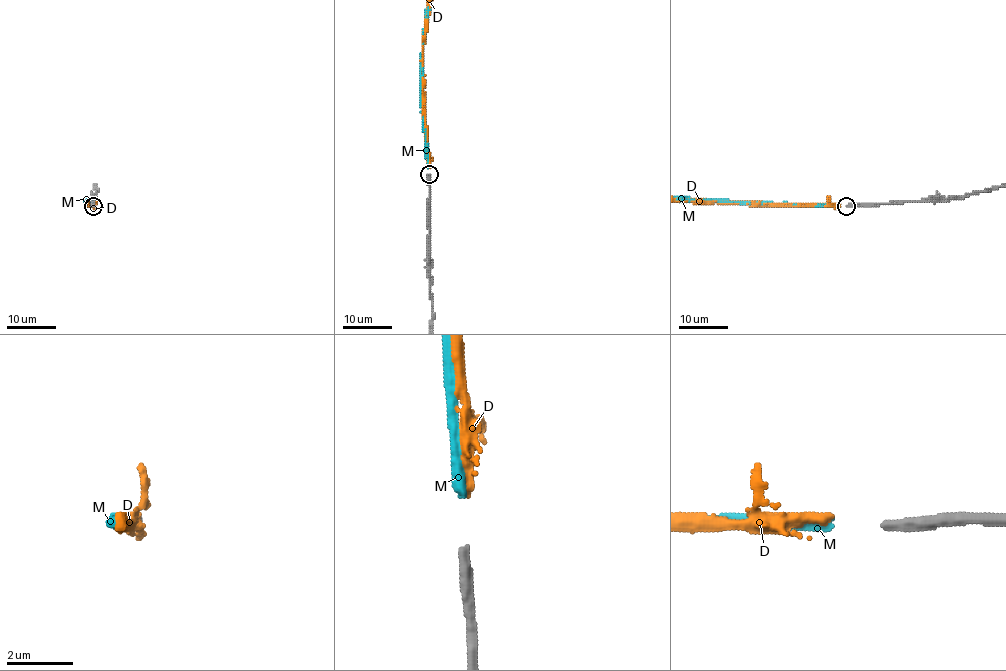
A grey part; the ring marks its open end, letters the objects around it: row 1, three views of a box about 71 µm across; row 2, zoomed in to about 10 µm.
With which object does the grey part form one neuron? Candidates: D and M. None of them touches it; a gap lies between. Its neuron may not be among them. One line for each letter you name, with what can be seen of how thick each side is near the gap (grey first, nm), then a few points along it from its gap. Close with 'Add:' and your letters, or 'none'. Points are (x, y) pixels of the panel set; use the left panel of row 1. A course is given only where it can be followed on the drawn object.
M: calibres 300 and 340 nm
Add: M

